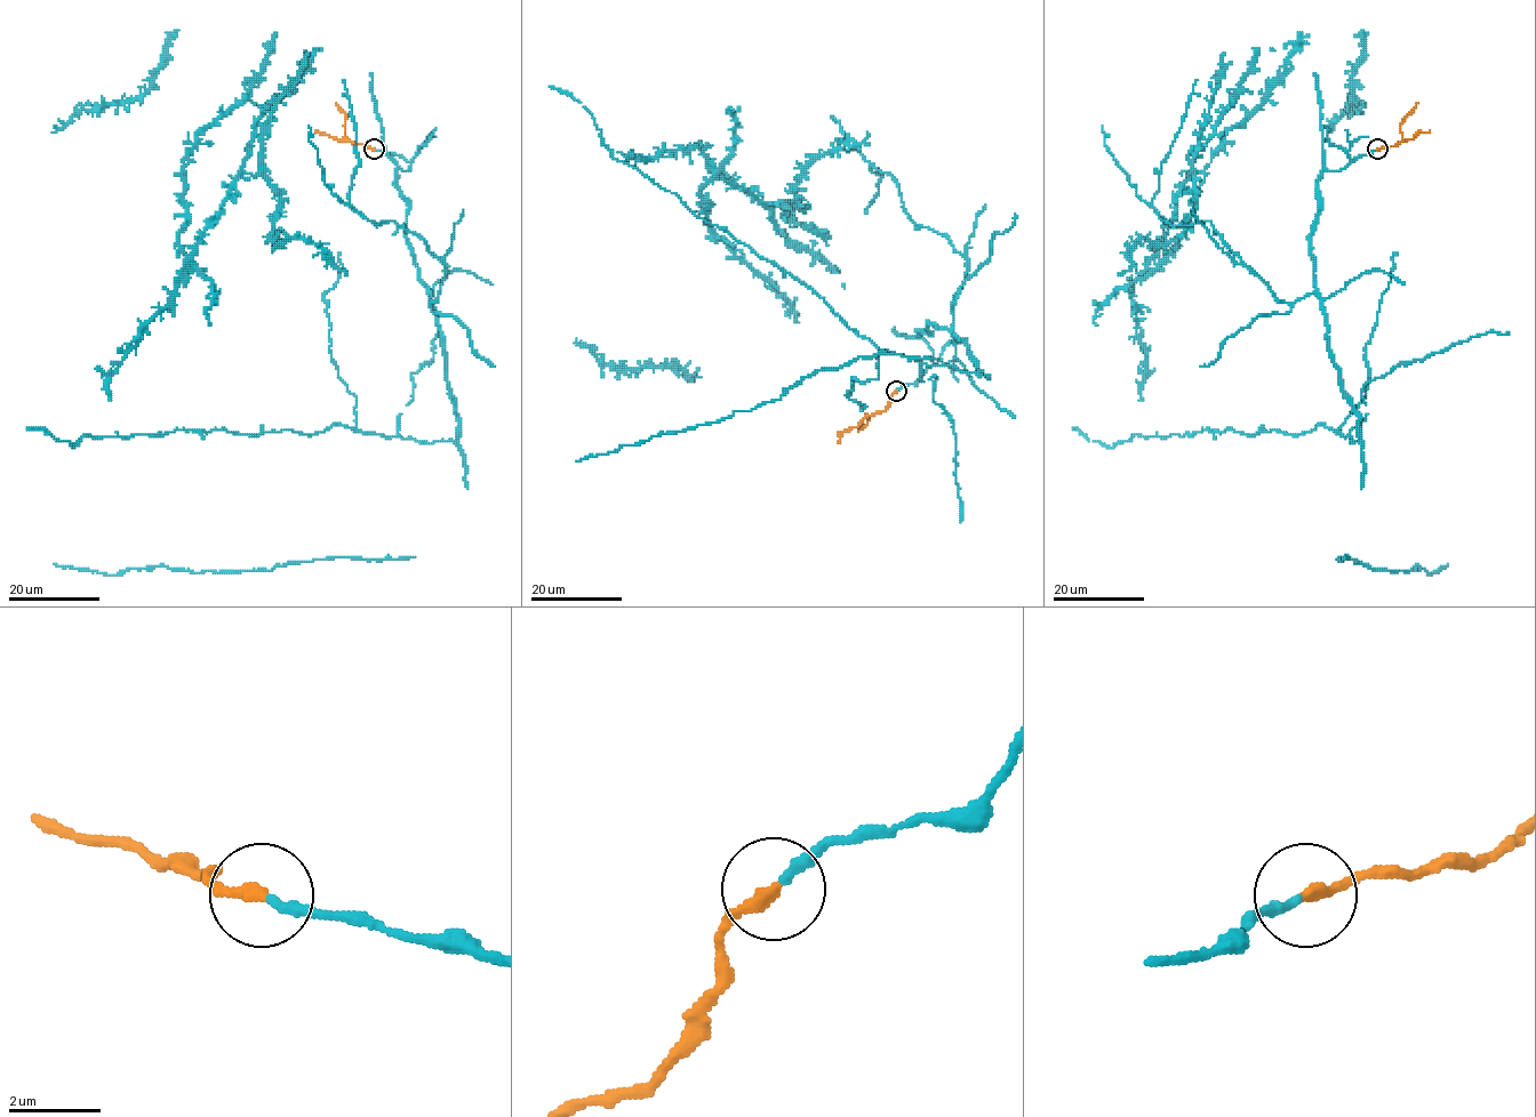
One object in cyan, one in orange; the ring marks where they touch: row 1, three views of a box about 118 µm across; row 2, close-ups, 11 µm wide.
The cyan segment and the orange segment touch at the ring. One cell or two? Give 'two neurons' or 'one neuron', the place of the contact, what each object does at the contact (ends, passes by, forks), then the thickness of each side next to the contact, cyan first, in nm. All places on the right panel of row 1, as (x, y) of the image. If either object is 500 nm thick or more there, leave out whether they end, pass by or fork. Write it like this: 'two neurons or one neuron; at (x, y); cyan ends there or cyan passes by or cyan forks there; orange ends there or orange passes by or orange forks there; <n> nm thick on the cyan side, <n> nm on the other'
one neuron; at (1377, 149); cyan ends there; orange ends there; 220 nm thick on the cyan side, 280 nm on the other

